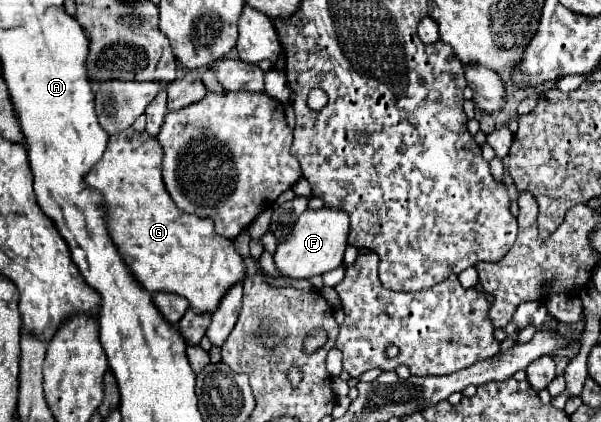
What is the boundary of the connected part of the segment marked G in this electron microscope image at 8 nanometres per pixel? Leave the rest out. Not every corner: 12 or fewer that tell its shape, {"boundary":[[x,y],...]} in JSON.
{"boundary":[[130,127],[86,183],[150,293],[214,313],[246,277],[210,219],[164,189],[162,149]]}

